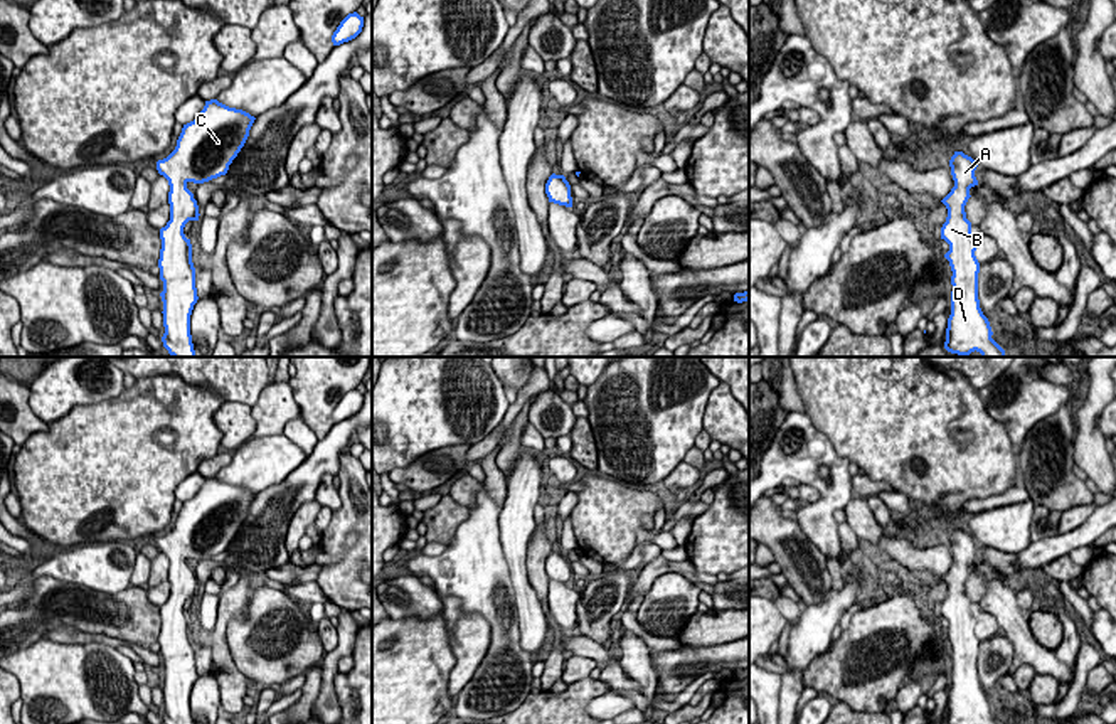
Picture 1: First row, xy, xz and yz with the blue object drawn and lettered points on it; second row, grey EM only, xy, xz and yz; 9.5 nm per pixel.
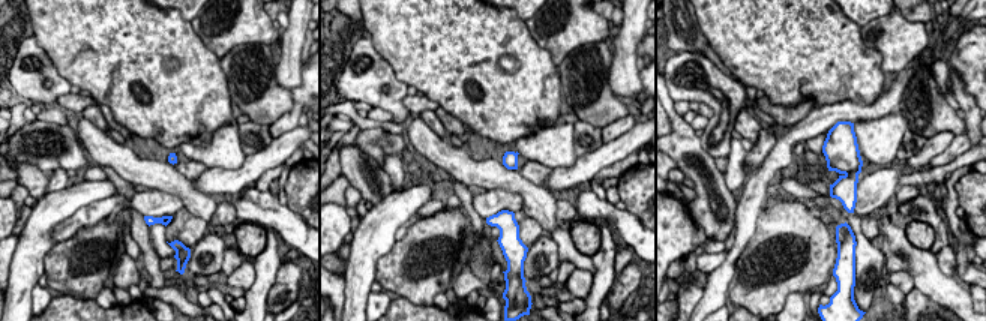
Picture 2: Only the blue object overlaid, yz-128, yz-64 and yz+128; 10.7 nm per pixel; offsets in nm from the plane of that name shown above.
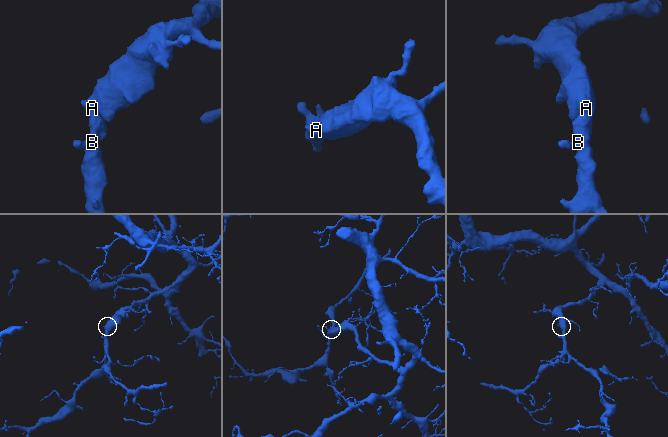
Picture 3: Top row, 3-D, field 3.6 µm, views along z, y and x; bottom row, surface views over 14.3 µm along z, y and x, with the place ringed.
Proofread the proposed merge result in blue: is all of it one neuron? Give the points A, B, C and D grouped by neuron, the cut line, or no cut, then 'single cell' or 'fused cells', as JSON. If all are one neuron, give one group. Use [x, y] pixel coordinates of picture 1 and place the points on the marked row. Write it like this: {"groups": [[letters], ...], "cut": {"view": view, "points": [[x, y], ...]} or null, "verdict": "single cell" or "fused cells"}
{"groups": [["A", "B", "C", "D"]], "cut": null, "verdict": "single cell"}

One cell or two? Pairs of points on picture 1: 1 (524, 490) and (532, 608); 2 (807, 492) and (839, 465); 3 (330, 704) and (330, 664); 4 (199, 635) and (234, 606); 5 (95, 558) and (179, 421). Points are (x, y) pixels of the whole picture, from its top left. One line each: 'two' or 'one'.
1: one
2: two
3: one
4: one
5: two

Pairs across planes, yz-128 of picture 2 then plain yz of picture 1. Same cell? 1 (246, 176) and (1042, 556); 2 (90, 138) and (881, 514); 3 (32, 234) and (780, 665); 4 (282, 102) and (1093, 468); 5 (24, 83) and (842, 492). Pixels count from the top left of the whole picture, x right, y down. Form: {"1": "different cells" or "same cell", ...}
{"1": "same cell", "2": "different cells", "3": "different cells", "4": "different cells", "5": "same cell"}

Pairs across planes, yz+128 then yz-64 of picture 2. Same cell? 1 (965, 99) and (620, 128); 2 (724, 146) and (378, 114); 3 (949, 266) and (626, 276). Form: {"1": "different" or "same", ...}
{"1": "different", "2": "different", "3": "different"}

